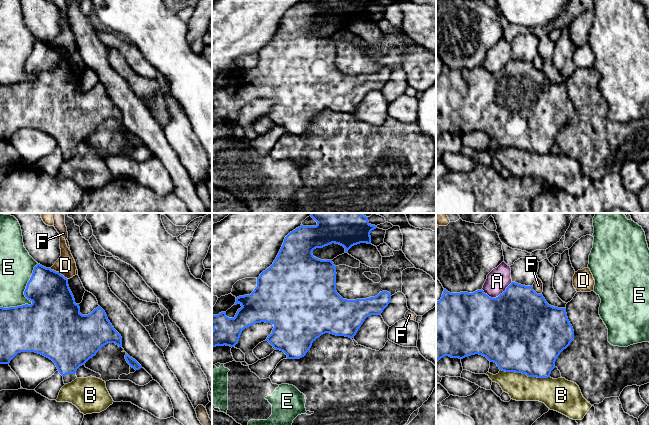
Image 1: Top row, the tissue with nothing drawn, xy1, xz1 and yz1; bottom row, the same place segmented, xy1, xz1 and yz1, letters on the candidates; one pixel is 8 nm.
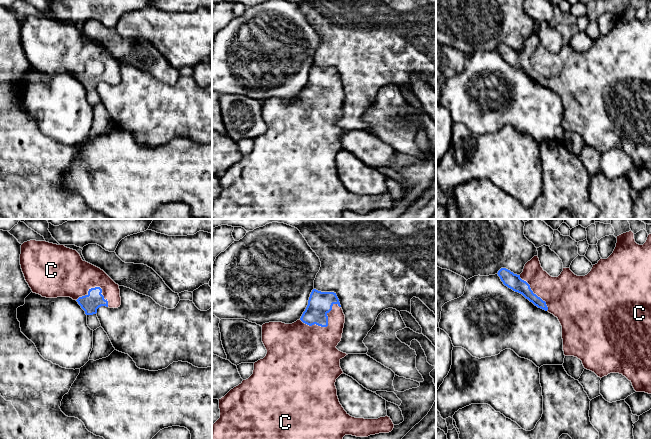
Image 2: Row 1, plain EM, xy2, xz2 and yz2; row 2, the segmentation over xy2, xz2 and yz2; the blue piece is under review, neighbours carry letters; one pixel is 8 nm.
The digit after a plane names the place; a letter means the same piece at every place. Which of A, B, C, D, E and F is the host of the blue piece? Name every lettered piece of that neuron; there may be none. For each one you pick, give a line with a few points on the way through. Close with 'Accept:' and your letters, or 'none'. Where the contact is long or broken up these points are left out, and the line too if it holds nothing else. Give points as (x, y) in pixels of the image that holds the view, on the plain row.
Accept: C

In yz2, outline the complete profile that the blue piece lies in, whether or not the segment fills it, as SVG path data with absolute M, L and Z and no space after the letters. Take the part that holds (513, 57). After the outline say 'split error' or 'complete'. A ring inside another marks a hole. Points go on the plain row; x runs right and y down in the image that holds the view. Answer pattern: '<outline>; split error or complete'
M632 7L617 12L617 19L613 29L607 35L601 34L585 52L577 52L570 44L563 44L563 47L558 53L552 53L543 46L538 32L534 32L525 40L523 48L520 51L514 50L506 44L501 44L497 50L505 62L522 70L535 82L548 87L558 94L562 102L563 127L565 132L577 133L582 137L585 145L594 148L600 154L610 149L622 150L632 159L636 168L651 170L651 10L648 11L643 21L639 21L635 18L634 9Z; split error

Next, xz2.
M313 65L308 76L308 81L299 96L292 100L282 98L263 100L262 118L267 126L267 130L263 135L254 139L253 150L248 155L243 156L241 160L231 165L224 173L219 175L220 194L212 201L212 219L342 219L345 211L368 213L379 209L391 208L394 200L390 193L385 192L378 195L355 194L350 192L339 178L335 158L343 150L340 136L348 130L339 127L336 122L341 117L344 99L345 91L336 69L321 68Z; split error

